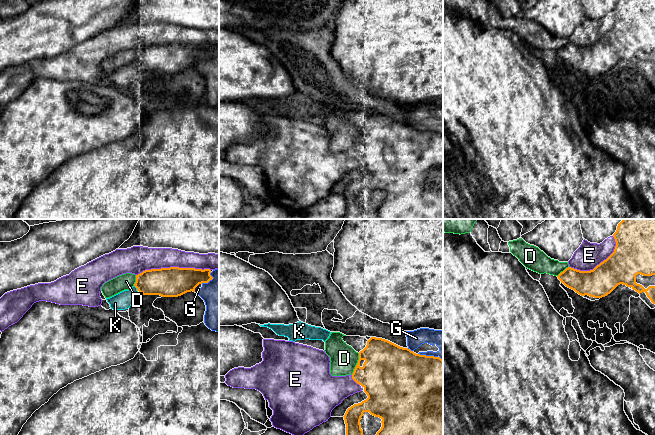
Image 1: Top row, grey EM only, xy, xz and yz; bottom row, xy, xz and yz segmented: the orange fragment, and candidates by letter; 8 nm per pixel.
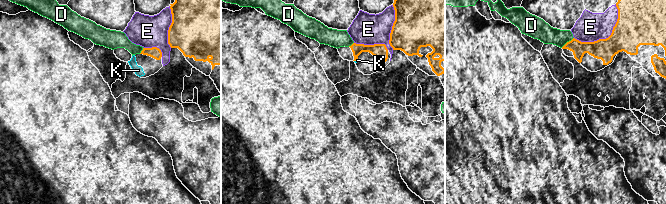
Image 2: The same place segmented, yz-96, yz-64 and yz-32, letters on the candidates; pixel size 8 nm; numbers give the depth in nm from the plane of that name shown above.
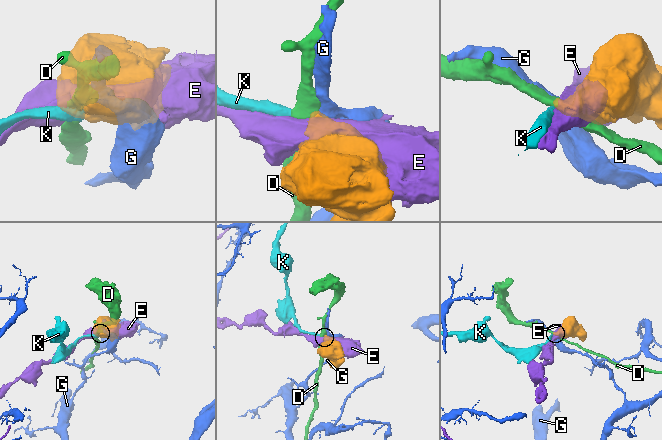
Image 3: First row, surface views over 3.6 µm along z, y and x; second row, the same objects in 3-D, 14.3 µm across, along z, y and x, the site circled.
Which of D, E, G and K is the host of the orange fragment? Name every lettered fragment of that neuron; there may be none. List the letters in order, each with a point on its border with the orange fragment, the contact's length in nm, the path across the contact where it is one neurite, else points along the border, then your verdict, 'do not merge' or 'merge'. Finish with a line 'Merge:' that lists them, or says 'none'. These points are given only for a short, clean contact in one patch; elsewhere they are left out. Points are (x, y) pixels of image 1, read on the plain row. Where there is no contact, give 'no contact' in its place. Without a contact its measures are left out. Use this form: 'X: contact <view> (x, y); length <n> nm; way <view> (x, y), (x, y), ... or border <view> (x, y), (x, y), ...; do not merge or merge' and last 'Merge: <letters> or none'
D: contact xz (357, 140); length 190 nm; do not merge
E: contact xy (173, 43); length 600 nm; do not merge
G: contact xz (409, 125); length 50 nm; do not merge
K: contact xy (136, 63); length 60 nm; merge
Merge: K

